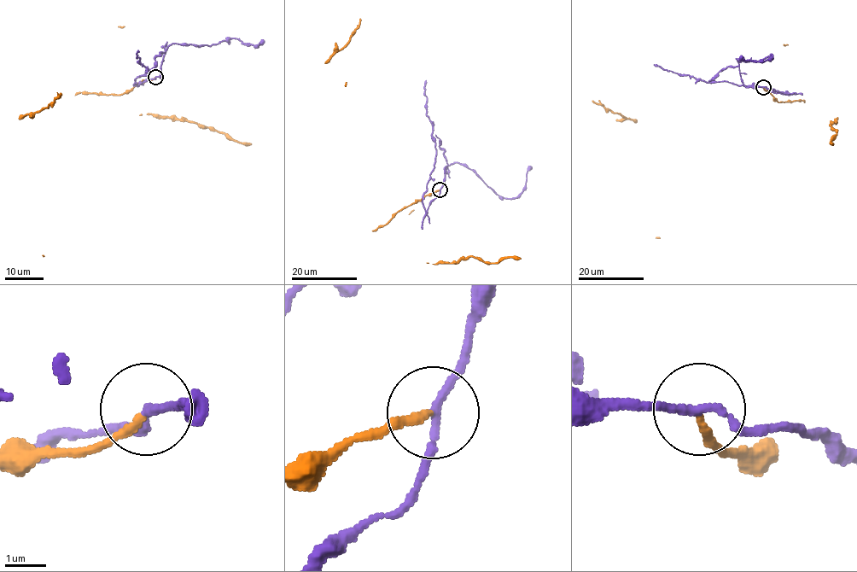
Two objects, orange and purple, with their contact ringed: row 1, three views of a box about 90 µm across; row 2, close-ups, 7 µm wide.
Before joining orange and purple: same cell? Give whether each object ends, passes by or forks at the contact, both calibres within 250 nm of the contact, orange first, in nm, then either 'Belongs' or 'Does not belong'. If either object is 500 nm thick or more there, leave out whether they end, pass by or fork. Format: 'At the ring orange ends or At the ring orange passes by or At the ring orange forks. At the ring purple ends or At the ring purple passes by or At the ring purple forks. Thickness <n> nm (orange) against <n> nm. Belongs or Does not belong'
At the ring orange ends. At the ring purple passes by. Thickness 200 nm (orange) against 180 nm. Does not belong

